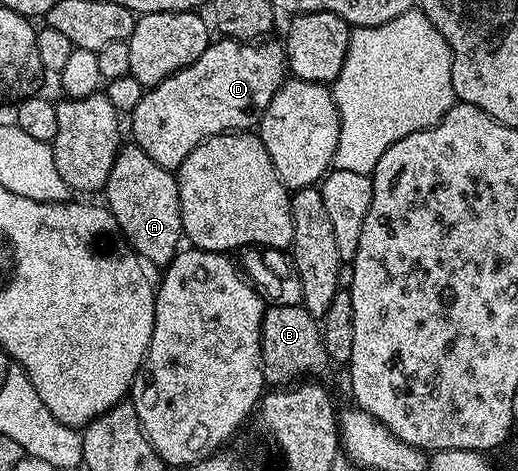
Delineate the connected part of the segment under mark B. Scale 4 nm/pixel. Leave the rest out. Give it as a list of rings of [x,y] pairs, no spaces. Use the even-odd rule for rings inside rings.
[[[302,304],[268,305],[264,309],[261,324],[261,356],[263,357],[263,381],[275,388],[282,387],[284,384],[294,384],[308,376],[319,376],[319,373],[329,366],[320,323]]]

